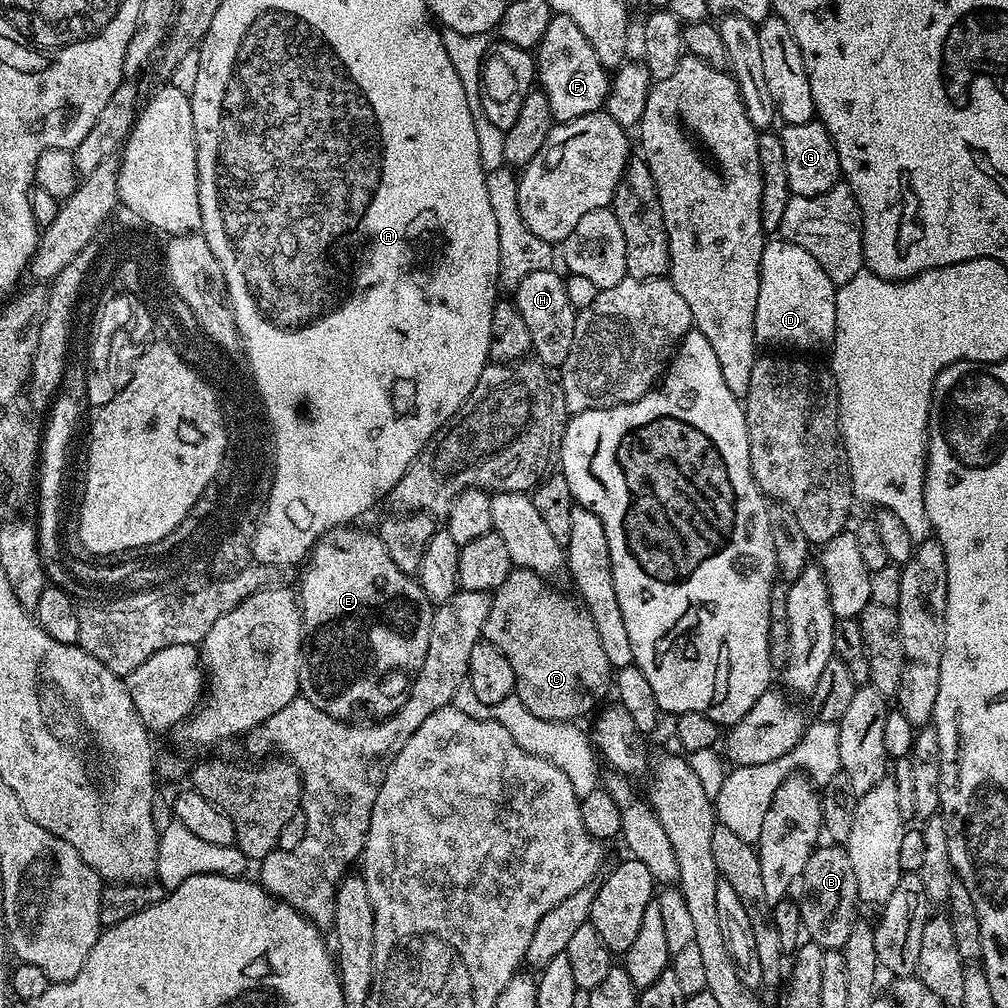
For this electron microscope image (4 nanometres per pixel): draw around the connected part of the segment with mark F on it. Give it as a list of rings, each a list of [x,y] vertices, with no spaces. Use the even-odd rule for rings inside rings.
[[[559,14],[550,18],[546,34],[542,34],[542,42],[534,50],[534,59],[538,88],[550,102],[553,121],[573,120],[605,107],[610,83],[609,69],[598,62],[594,46],[590,46],[586,34],[582,34],[582,30],[578,30],[570,18]]]

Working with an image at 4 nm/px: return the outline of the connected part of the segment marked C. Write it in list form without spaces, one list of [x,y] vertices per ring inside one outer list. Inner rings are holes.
[[[513,567],[506,582],[492,596],[490,614],[486,614],[484,623],[483,639],[498,646],[498,650],[506,654],[506,662],[514,666],[514,696],[524,705],[529,717],[576,722],[581,719],[582,710],[582,654],[592,652],[592,632],[598,624],[596,620],[592,620],[593,613],[587,607],[581,606],[575,599],[572,601],[570,597],[555,592],[548,584],[551,583],[536,572]]]

